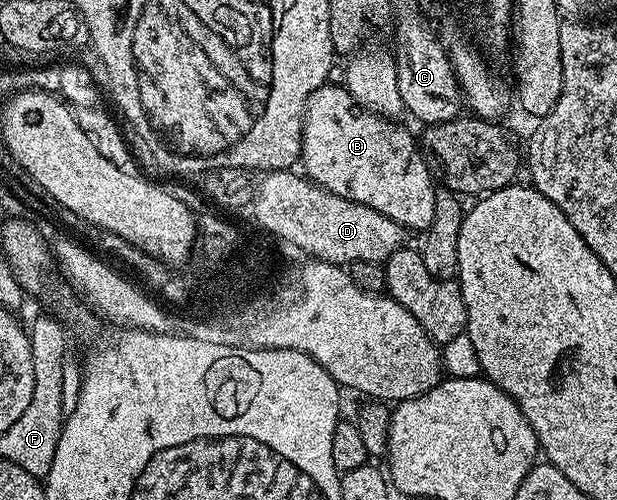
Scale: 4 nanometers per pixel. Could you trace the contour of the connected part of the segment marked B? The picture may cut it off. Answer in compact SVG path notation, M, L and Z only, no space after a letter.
M328 83L309 95L303 112L301 169L325 191L341 195L365 207L373 207L373 211L380 218L395 221L404 230L426 231L433 223L437 185L416 134L414 137L409 130L402 129L399 123L392 123L378 113L370 113L368 109L364 109L342 84Z

